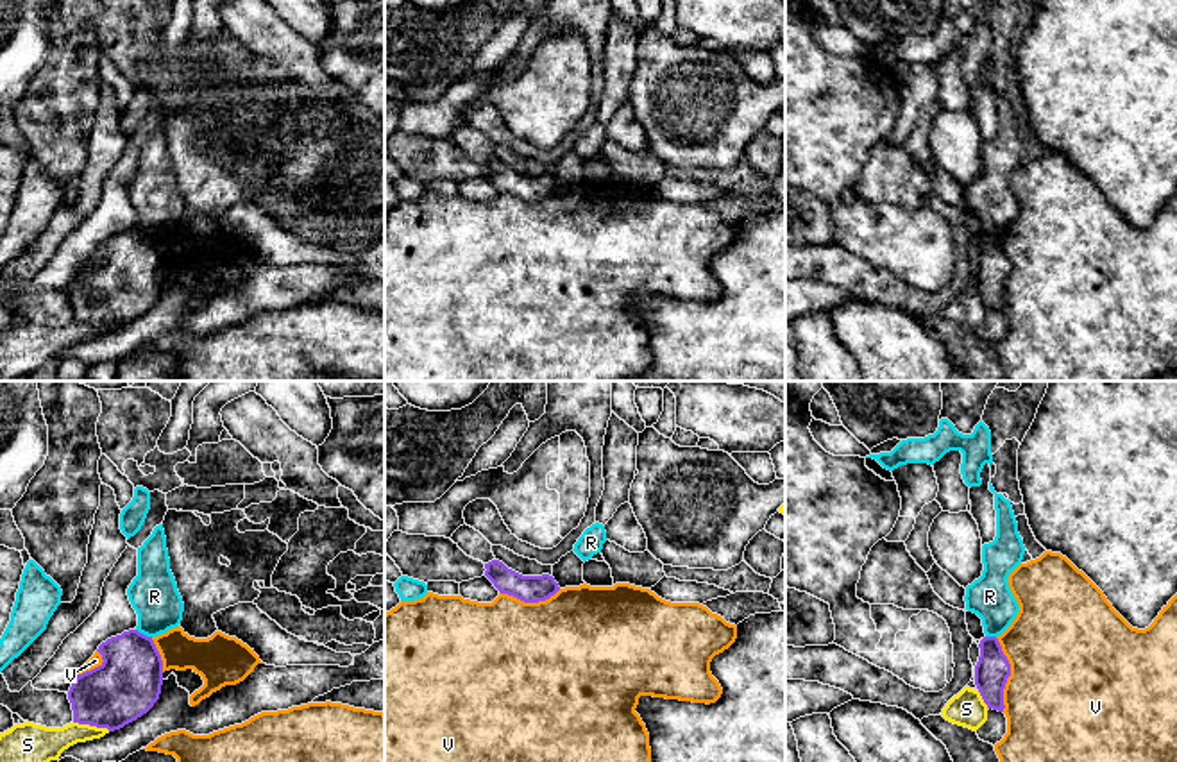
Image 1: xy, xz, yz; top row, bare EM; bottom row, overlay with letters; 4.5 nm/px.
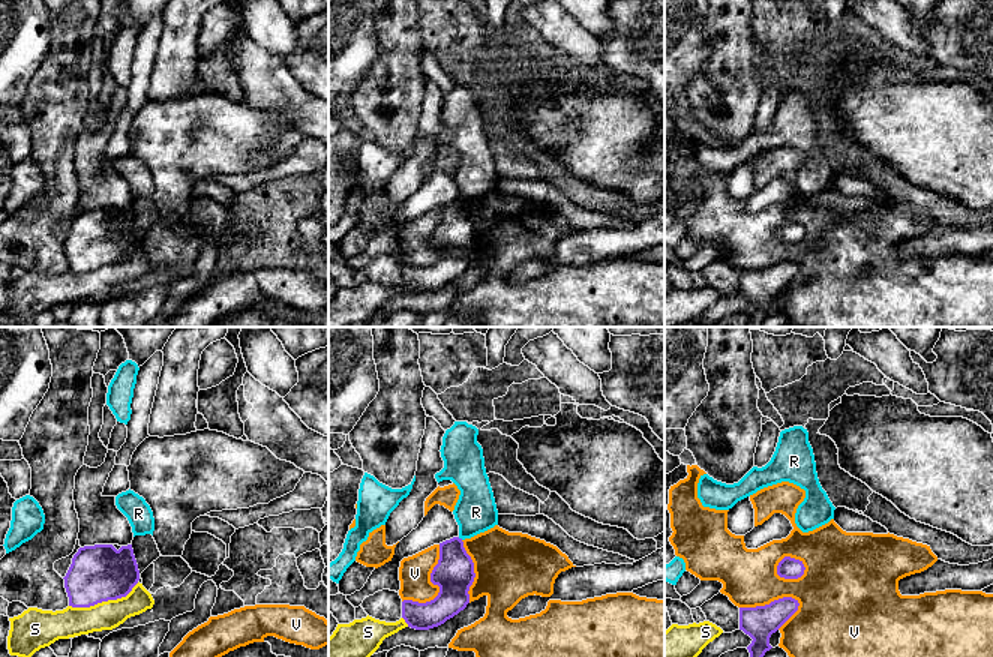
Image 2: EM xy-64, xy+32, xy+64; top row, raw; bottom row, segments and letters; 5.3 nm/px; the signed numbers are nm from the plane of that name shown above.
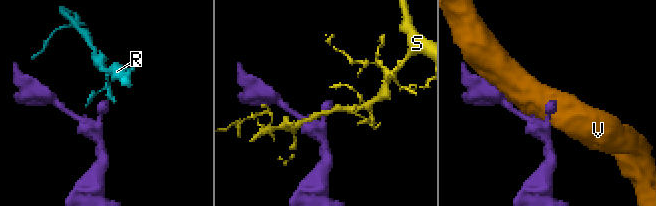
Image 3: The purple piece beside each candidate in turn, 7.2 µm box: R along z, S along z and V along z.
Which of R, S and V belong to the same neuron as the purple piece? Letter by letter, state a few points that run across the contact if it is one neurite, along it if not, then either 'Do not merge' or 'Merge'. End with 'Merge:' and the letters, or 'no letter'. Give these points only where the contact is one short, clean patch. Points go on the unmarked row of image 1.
R: Line: xy (136, 228), (151, 237). Do not merge
S: Do not merge
V: Do not merge
Merge: no letter

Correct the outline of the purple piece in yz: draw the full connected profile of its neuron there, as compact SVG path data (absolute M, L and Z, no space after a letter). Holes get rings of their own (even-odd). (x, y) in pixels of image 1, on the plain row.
M984 236L978 247L980 256L975 265L975 284L987 308L1003 311L1003 288L1011 275L1011 263L996 236Z

